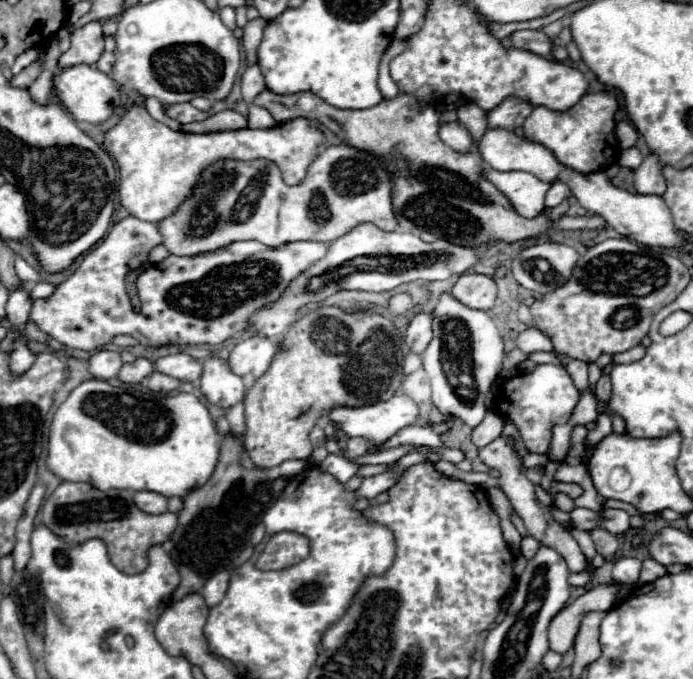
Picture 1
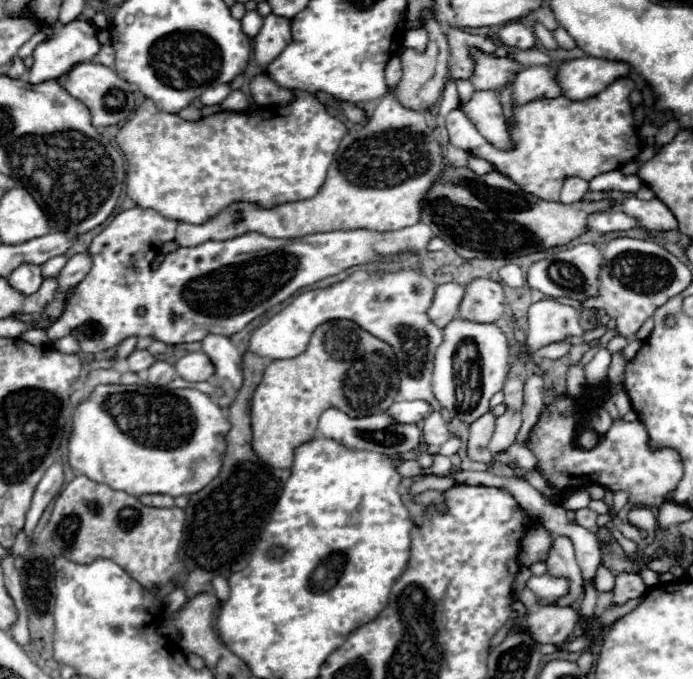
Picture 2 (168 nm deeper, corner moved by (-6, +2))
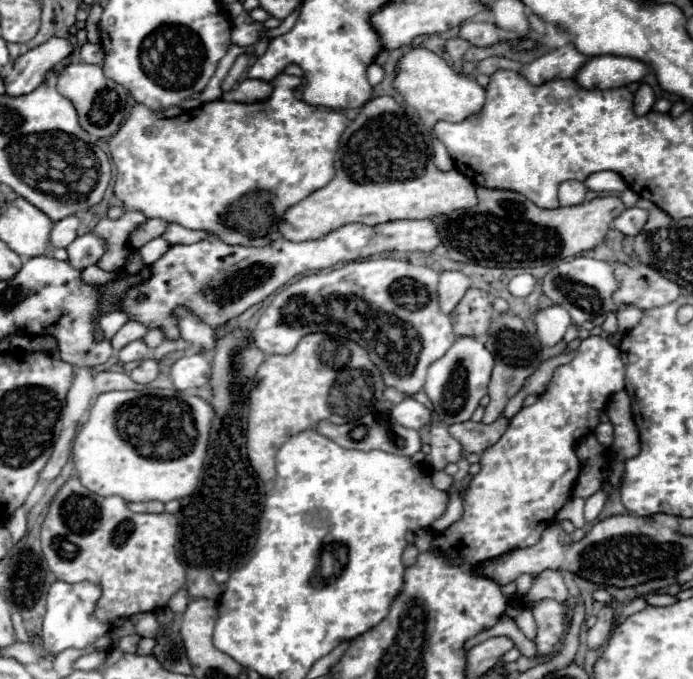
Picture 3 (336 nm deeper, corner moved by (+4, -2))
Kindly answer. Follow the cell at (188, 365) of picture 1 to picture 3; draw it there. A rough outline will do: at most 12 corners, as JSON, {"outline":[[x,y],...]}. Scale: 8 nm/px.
{"outline":[[190,354],[172,364],[176,390],[208,382],[212,366],[204,354]]}

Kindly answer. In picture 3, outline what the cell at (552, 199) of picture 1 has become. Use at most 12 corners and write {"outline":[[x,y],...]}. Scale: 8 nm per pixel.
{"outline":[[576,180],[558,188],[560,206],[582,204],[586,186]]}

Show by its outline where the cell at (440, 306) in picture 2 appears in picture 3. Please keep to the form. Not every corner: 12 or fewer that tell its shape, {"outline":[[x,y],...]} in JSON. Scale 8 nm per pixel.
{"outline":[[442,272],[438,304],[450,314],[472,286],[462,272]]}

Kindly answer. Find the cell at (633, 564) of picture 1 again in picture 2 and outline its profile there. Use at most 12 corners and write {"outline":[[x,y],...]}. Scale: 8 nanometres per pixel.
{"outline":[[640,574],[616,576],[612,606],[640,598],[646,586]]}

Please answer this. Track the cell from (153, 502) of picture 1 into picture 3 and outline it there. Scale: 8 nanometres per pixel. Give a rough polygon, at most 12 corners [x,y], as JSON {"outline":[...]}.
{"outline":[[162,502],[130,504],[134,512],[164,512]]}

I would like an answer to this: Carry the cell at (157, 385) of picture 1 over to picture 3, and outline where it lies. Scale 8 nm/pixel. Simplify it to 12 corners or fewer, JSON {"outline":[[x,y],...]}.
{"outline":[[152,358],[130,372],[138,384],[150,384],[160,374],[158,362]]}

